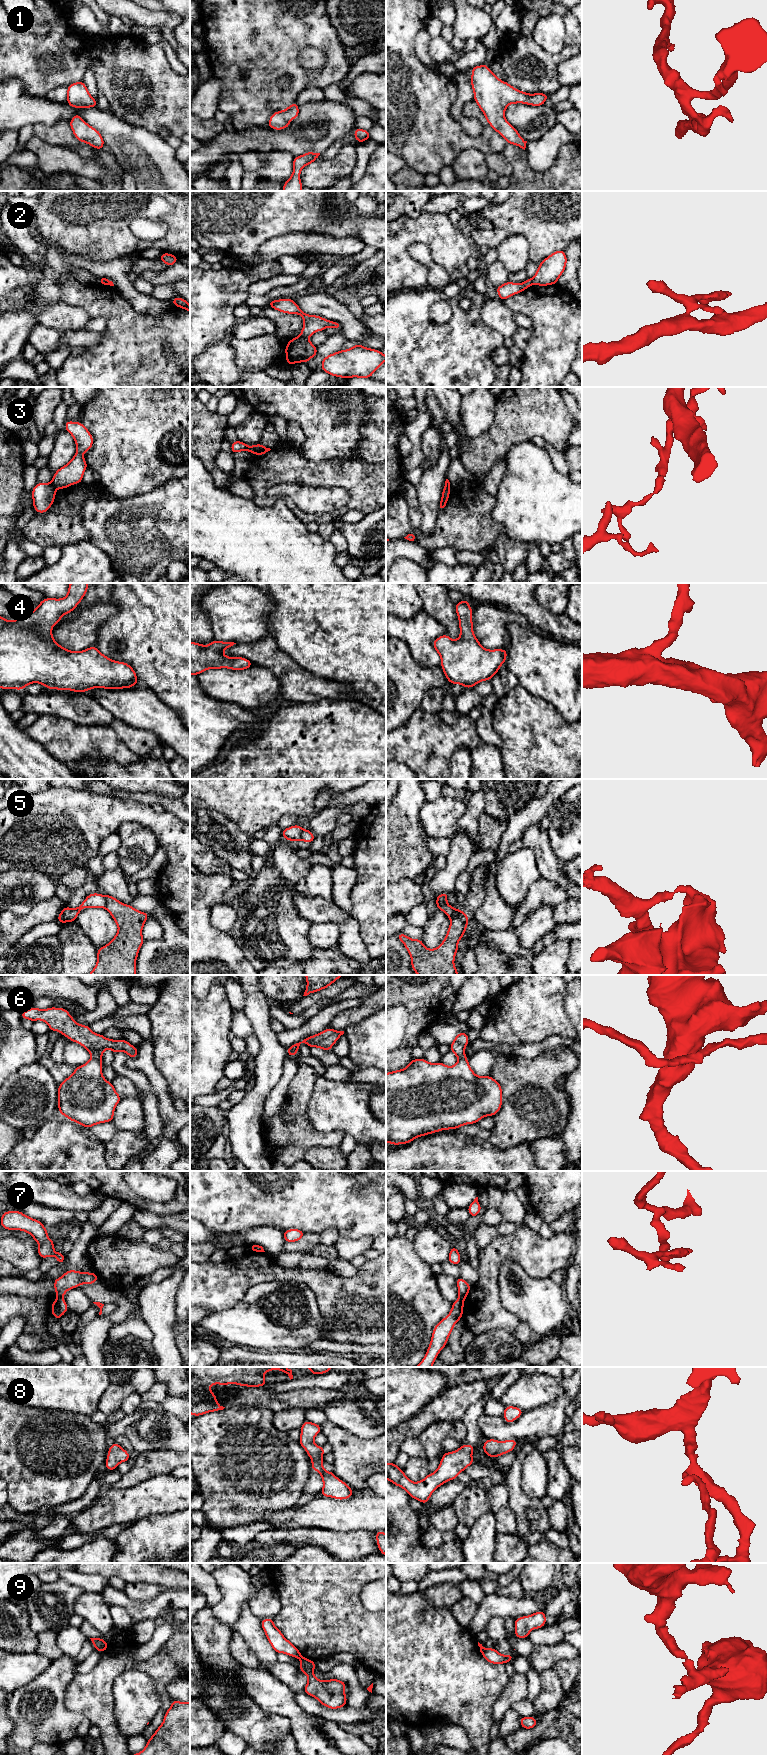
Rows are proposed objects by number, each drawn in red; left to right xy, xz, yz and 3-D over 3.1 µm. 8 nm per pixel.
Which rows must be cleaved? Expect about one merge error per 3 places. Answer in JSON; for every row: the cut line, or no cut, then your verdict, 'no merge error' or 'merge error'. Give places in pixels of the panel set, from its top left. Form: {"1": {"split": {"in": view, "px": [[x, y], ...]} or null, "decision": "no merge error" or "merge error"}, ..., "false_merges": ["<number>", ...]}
{"1": {"split": null, "decision": "no merge error"}, "2": {"split": {"in": "xz", "px": [[300, 335], [307, 338]]}, "decision": "merge error"}, "3": {"split": {"in": "xy", "px": [[50, 483], [55, 488]]}, "decision": "merge error"}, "4": {"split": null, "decision": "no merge error"}, "5": {"split": {"in": "xy", "px": [[104, 895], [105, 907]]}, "decision": "merge error"}, "6": {"split": {"in": "xy", "px": [[91, 1057], [100, 1059]]}, "decision": "merge error"}, "7": {"split": {"in": "xy", "px": [[58, 1297], [62, 1298]]}, "decision": "merge error"}, "8": {"split": null, "decision": "no merge error"}, "9": {"split": {"in": "xz", "px": [[302, 1656], [299, 1658]]}, "decision": "merge error"}, "false_merges": ["2", "3", "5", "6", "7", "9"]}

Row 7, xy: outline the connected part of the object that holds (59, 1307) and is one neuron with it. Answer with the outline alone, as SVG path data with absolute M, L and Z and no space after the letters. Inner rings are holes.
M57 1298L52 1302L52 1316L59 1319L63 1316L64 1313L69 1311L68 1306L63 1298Z

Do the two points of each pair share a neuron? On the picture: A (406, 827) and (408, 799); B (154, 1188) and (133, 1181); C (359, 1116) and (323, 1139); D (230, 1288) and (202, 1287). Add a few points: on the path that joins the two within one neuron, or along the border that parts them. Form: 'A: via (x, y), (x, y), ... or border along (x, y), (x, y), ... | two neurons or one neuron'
A: via (406, 820), (408, 806) | one neuron
B: via (149, 1185), (138, 1181) | one neuron
C: border along (312, 1125), (320, 1131), (340, 1131), (343, 1134) | two neurons
D: via (223, 1287), (209, 1287) | one neuron

